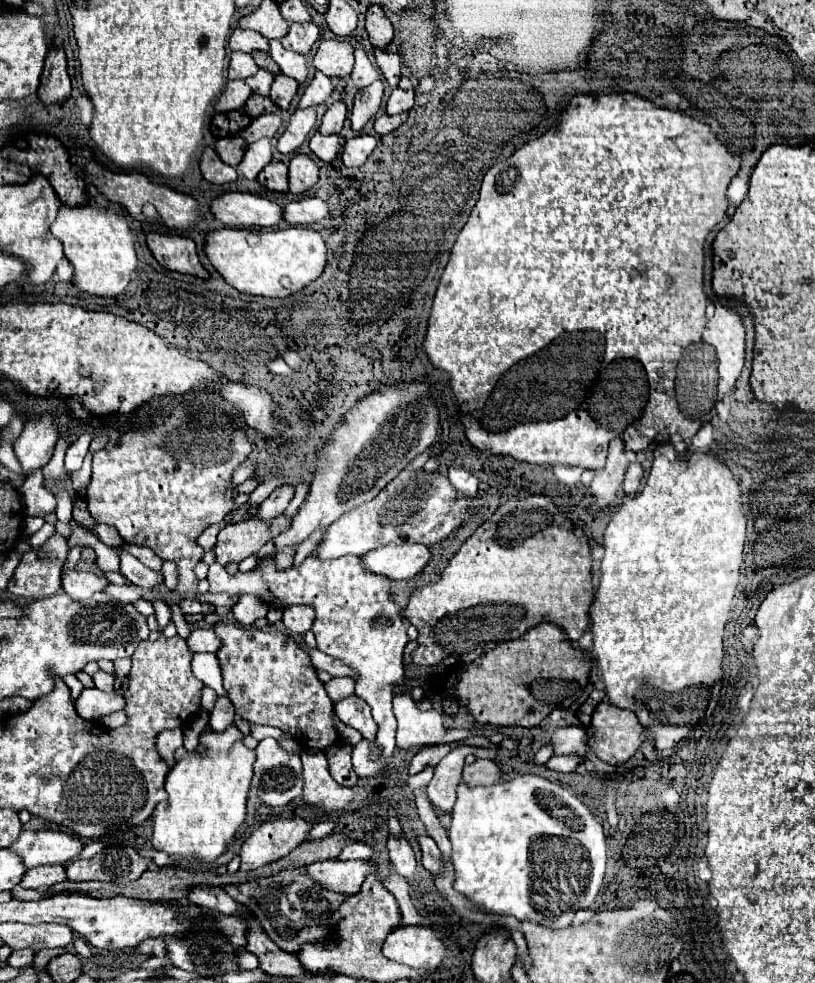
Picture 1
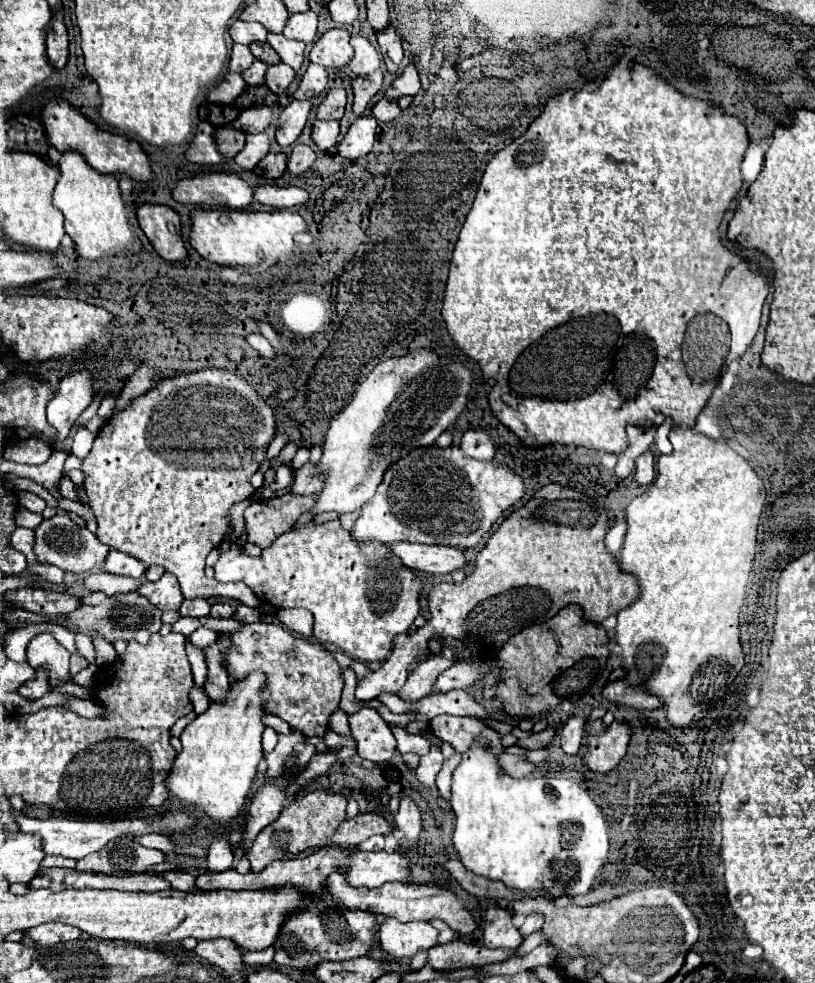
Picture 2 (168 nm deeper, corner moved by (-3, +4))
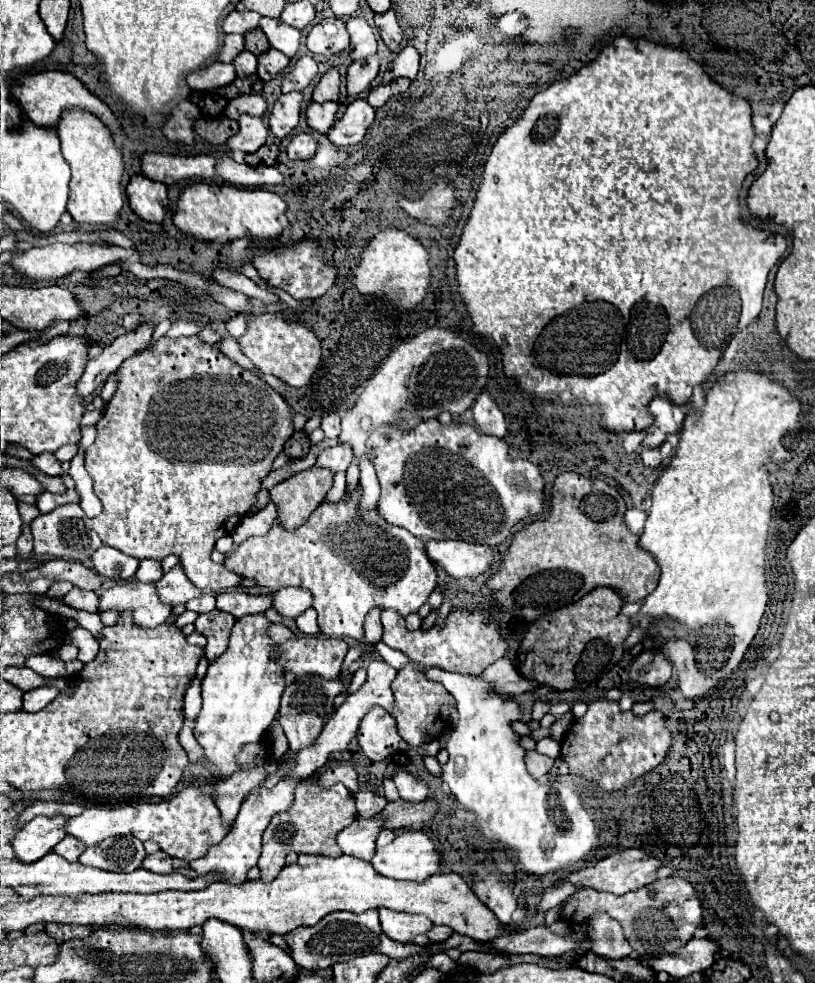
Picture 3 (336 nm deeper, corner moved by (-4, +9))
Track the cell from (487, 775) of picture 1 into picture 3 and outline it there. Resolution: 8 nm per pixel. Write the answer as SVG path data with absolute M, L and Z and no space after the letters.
M526 751L526 767L528 767L528 773L534 777L534 779L540 779L542 775L550 773L552 765L554 765L554 759L552 757L546 757L546 755L540 755L538 751Z

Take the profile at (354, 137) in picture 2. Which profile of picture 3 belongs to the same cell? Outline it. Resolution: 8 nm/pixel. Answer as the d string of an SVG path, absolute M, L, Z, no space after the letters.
M356 99L346 107L346 113L342 119L338 119L328 133L328 139L336 147L348 147L348 145L358 145L364 135L368 133L368 127L374 121L374 107L368 105L364 99Z

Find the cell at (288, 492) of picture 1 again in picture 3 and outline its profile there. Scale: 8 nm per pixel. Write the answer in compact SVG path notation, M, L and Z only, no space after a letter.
M336 445L336 447L322 449L320 455L316 457L314 467L322 467L332 473L338 473L338 471L346 471L346 467L352 461L354 461L354 455L352 455L350 445Z

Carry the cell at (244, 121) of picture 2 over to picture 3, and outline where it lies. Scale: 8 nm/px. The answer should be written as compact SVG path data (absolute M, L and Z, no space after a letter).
M240 95L236 99L232 99L228 103L228 107L224 109L224 115L228 119L234 119L238 121L240 115L256 115L256 117L262 117L266 111L266 99L260 97L260 95Z

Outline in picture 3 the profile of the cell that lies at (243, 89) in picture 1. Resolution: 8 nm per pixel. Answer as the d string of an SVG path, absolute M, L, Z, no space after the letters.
M214 61L212 65L190 73L186 77L186 83L190 85L190 89L196 89L196 91L214 91L230 85L234 79L236 79L234 65Z

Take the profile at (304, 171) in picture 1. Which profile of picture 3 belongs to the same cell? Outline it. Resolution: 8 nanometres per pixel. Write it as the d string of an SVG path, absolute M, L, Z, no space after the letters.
M298 133L290 145L288 145L288 157L290 159L310 159L316 151L316 141L308 133Z

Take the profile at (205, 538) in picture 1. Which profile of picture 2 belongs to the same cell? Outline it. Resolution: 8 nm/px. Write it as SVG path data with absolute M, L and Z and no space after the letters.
M251 496L251 498L245 498L243 502L237 502L237 504L233 506L233 510L231 510L231 530L229 530L229 534L227 534L227 540L231 540L231 538L239 538L239 536L243 534L243 530L245 530L243 512L245 512L245 508L251 506L253 502L255 502L255 498Z

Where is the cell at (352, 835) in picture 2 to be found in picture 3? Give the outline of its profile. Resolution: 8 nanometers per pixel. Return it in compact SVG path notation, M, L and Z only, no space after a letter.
M394 801L384 807L382 813L378 813L378 819L384 819L384 827L398 831L404 827L420 825L436 813L438 805L434 801L422 801L422 803L404 803L404 801Z

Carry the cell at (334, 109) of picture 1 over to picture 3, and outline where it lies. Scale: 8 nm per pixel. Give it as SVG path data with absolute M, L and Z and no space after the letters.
M330 69L316 85L312 99L316 103L326 103L326 101L338 101L338 97L340 97L340 75L336 69Z

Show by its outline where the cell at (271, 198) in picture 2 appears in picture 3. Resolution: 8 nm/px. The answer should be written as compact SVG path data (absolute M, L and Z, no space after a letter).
M230 157L218 161L218 173L226 183L242 189L262 189L284 183L284 177L276 167L250 167L246 163L236 163Z

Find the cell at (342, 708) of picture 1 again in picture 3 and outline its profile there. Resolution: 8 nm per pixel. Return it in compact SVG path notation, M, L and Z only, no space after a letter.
M370 709L360 721L358 743L368 759L384 761L398 751L400 735L396 733L396 719L384 709Z

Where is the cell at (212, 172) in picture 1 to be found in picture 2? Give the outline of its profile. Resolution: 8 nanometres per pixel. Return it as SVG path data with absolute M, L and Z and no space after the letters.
M199 122L195 138L191 140L189 148L185 150L185 158L197 164L219 164L221 154L213 142L213 126L209 122Z

